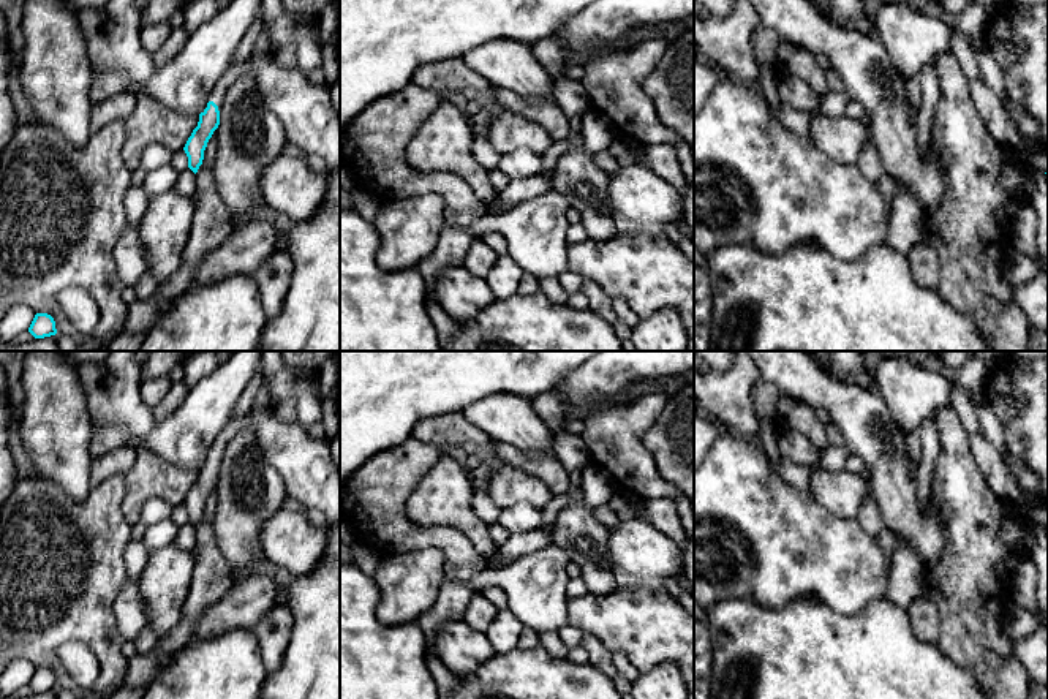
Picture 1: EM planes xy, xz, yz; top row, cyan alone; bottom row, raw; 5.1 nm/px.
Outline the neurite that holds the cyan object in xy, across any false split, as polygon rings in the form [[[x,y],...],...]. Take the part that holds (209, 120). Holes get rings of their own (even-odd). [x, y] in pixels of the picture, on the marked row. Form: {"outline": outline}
{"outline": [[[273,49],[229,65],[217,81],[207,108],[199,114],[198,127],[183,147],[188,168],[198,172],[207,142],[220,125],[226,92],[247,74],[254,77],[261,100],[281,122],[288,141],[307,157],[319,157],[327,172],[340,169],[340,111],[330,100],[330,89],[311,82],[299,66],[281,65]]]}

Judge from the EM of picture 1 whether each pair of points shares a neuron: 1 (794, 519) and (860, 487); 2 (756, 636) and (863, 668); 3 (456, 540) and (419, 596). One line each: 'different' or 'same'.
1: different
2: same
3: different

